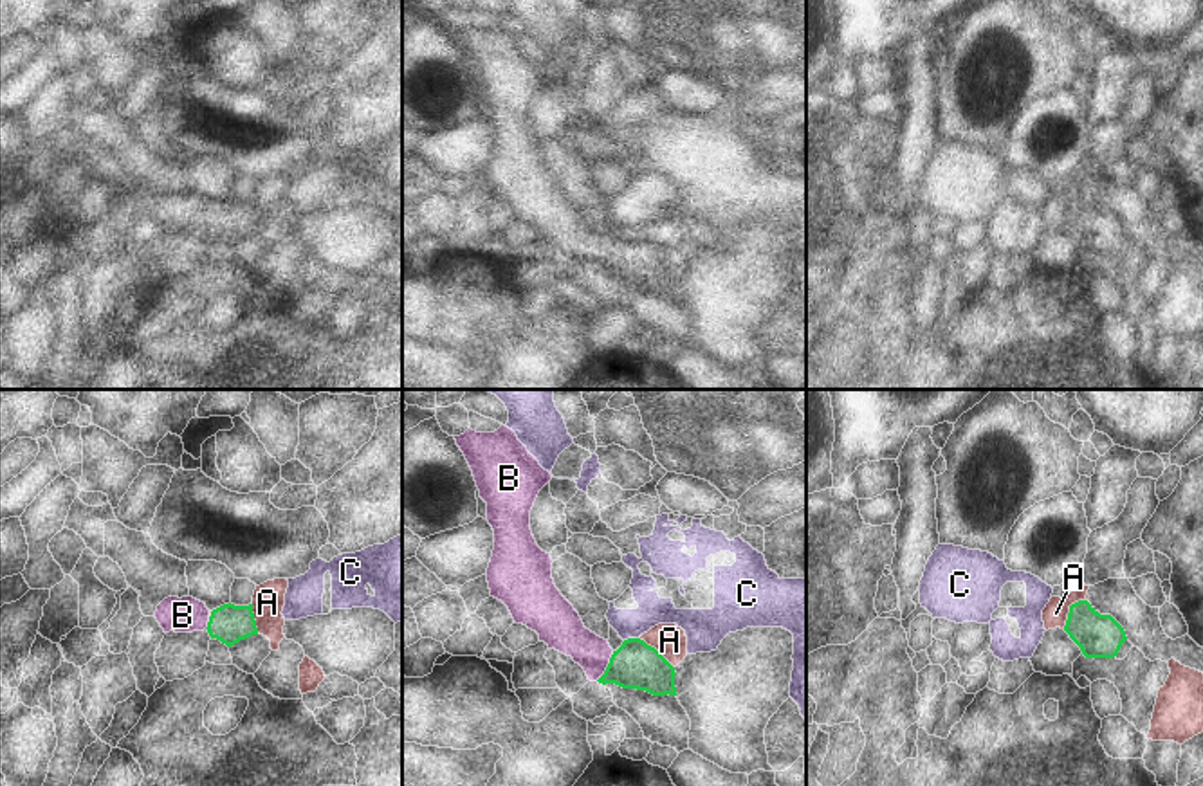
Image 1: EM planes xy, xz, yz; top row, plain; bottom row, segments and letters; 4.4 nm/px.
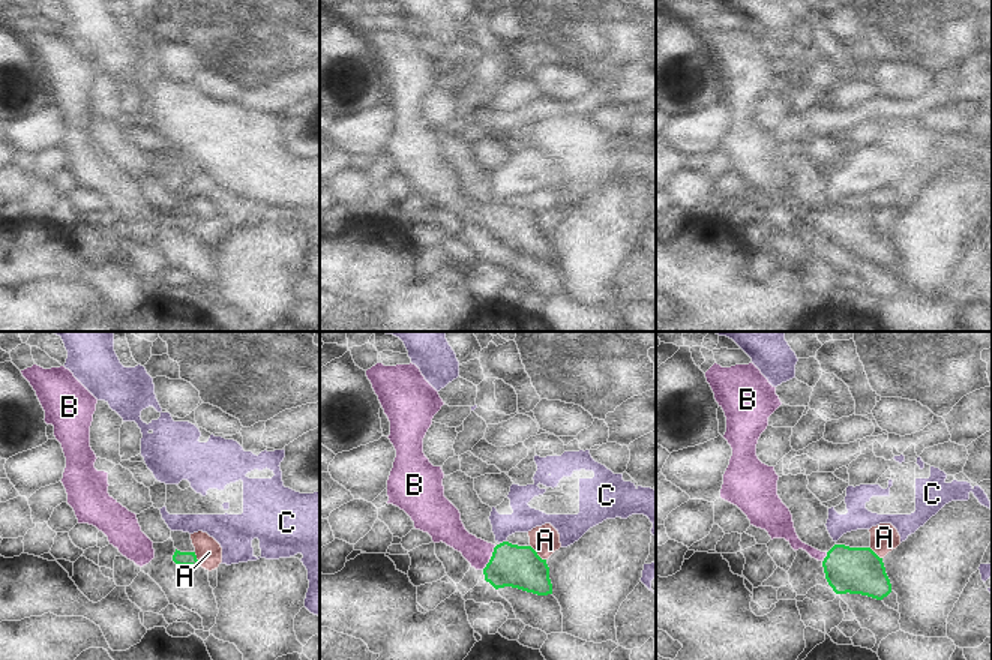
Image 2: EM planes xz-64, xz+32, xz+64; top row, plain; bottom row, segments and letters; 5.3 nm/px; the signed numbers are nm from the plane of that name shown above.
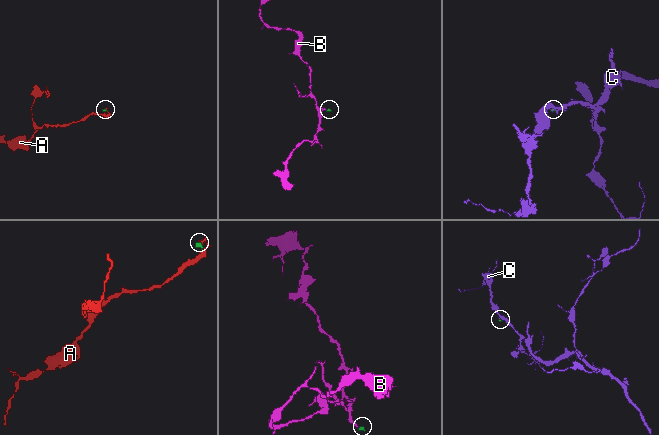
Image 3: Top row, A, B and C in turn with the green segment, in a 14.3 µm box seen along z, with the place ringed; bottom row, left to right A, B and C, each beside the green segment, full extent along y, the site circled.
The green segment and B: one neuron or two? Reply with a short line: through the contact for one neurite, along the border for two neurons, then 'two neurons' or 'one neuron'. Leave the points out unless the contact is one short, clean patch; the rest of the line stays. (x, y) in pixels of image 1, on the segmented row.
line xz (635, 664), (608, 666), (565, 631); one neuron

